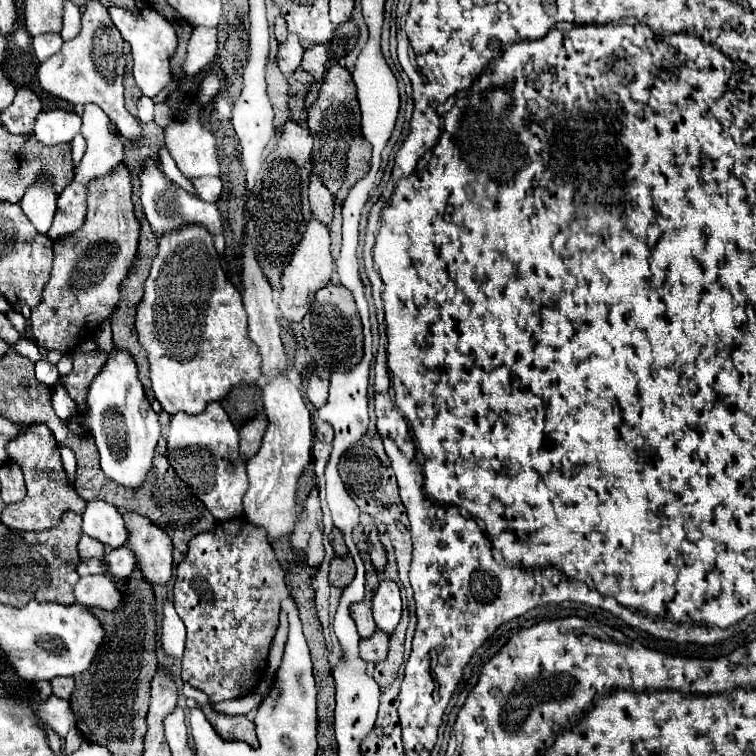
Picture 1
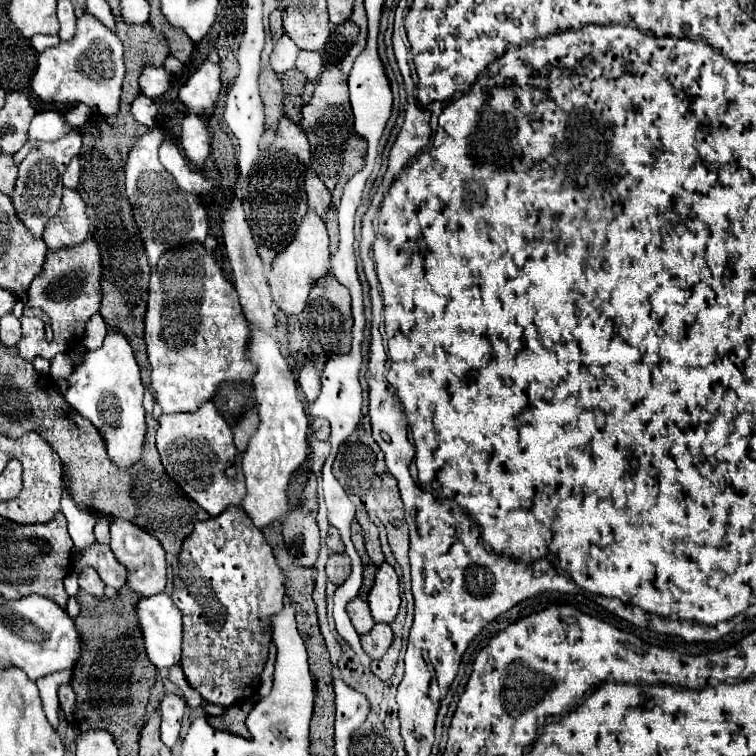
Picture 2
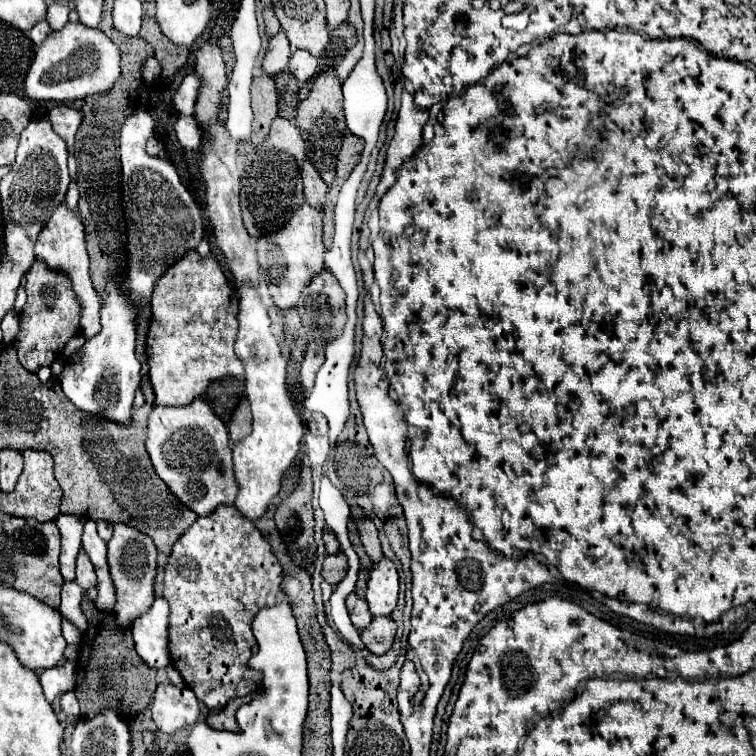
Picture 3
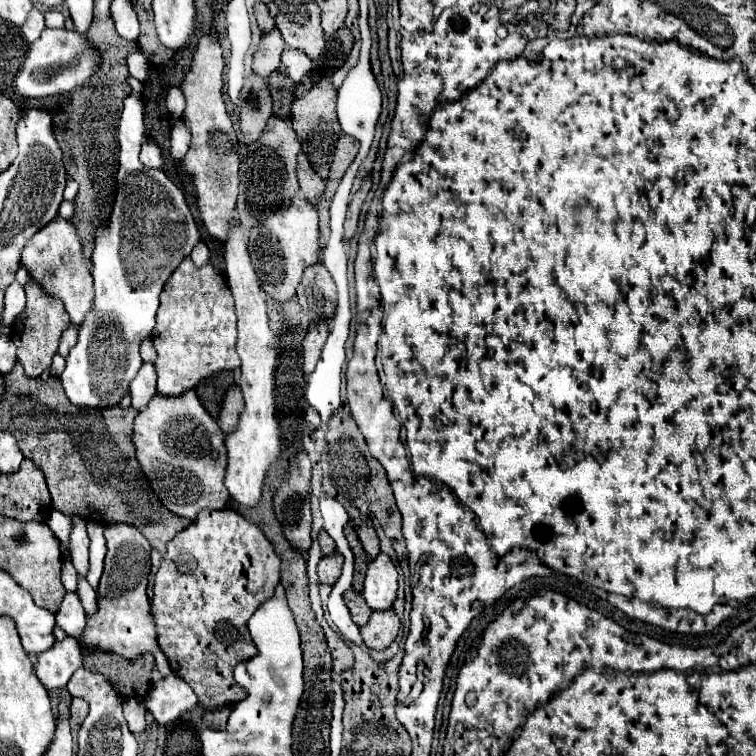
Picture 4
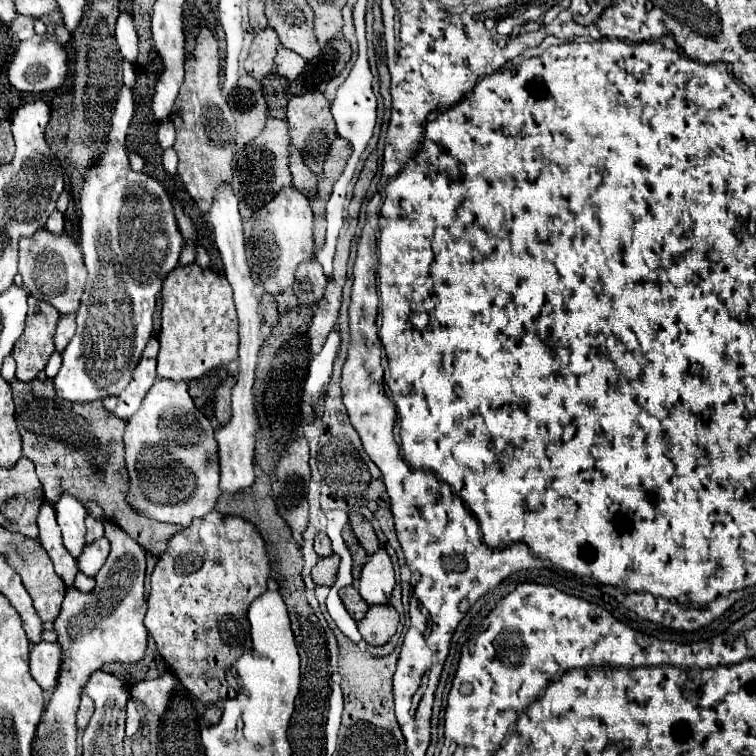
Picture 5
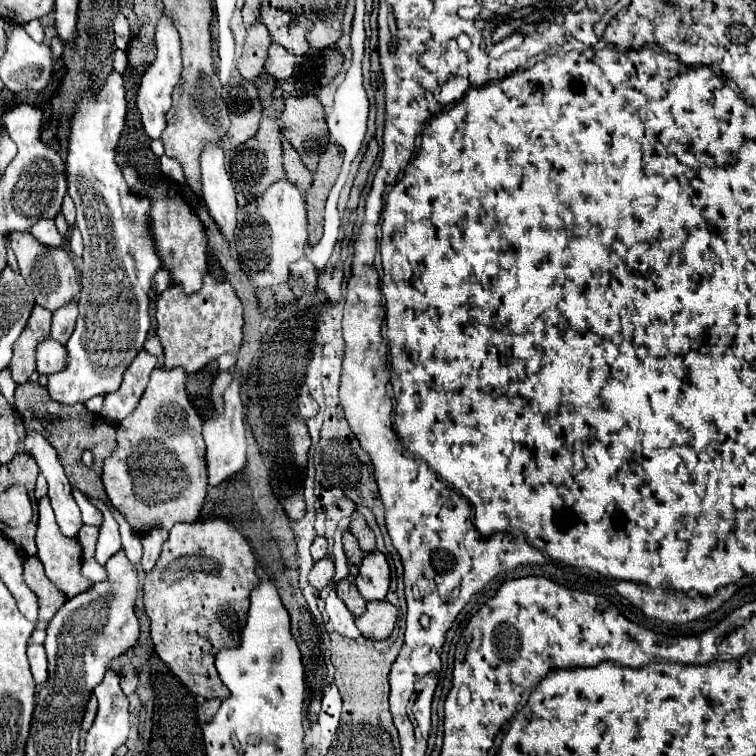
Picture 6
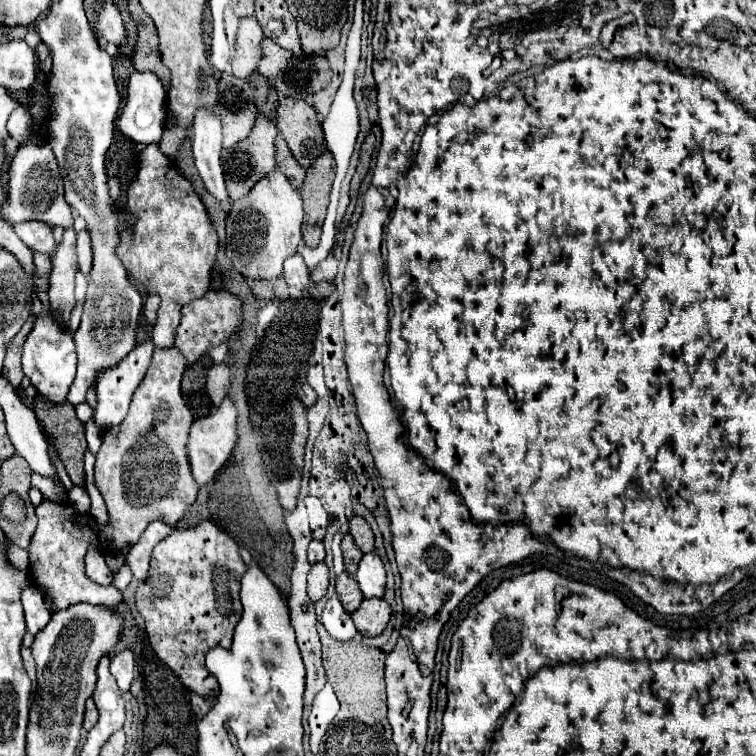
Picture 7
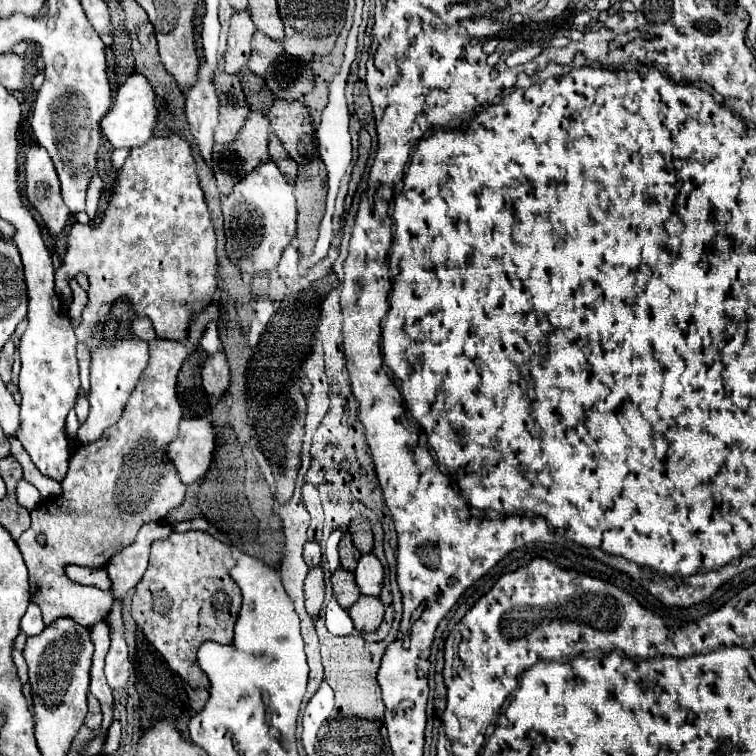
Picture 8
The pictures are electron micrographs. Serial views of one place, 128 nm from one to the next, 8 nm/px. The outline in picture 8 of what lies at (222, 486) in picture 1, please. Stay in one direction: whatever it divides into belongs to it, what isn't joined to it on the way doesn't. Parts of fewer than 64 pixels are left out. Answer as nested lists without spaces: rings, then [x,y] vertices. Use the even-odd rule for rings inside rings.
[[[160,338],[152,340],[150,362],[142,372],[140,382],[132,392],[122,418],[114,426],[106,428],[100,440],[78,448],[78,452],[70,460],[68,474],[62,480],[62,490],[64,490],[62,496],[30,512],[32,526],[18,538],[18,546],[30,572],[30,596],[32,596],[30,600],[42,608],[46,626],[60,616],[70,616],[82,626],[94,626],[98,620],[104,620],[113,604],[113,595],[110,590],[100,590],[72,582],[66,576],[64,568],[68,564],[106,566],[106,562],[110,560],[110,556],[114,556],[114,552],[120,552],[122,548],[130,546],[136,540],[138,528],[144,522],[150,522],[150,520],[160,522],[164,520],[168,510],[178,508],[182,504],[186,486],[182,484],[182,480],[178,480],[178,470],[174,468],[174,464],[170,464],[170,458],[166,456],[166,444],[170,444],[170,440],[178,436],[178,424],[184,416],[176,396],[176,376],[186,356],[188,356],[186,346],[182,342],[160,340]],[[40,534],[46,536],[46,544],[40,544],[36,540]]]

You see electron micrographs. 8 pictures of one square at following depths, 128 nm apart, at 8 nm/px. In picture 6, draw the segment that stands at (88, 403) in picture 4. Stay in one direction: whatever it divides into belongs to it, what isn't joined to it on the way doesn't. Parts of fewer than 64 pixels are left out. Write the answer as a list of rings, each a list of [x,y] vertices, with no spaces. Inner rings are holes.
[[[118,72],[108,76],[106,84],[100,90],[86,92],[82,102],[76,108],[70,126],[70,146],[68,146],[68,194],[76,204],[76,224],[84,238],[84,266],[82,266],[82,292],[78,296],[80,316],[76,330],[70,336],[66,350],[66,368],[48,378],[50,398],[62,404],[84,404],[86,400],[98,394],[110,394],[122,384],[122,376],[130,366],[130,360],[138,356],[146,342],[150,330],[150,292],[154,286],[154,276],[162,268],[162,258],[156,252],[152,228],[150,228],[150,198],[138,196],[128,188],[122,168],[116,164],[116,146],[120,132],[126,124],[126,98],[124,98],[124,80]]]

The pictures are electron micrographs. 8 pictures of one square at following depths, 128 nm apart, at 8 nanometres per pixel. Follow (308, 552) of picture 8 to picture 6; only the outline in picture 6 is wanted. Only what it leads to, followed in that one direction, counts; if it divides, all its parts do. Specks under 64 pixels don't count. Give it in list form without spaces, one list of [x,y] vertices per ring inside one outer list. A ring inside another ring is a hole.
[[[316,536],[316,540],[314,540],[314,544],[312,544],[312,556],[314,556],[314,560],[320,560],[320,558],[324,558],[328,552],[326,552],[326,548],[328,548],[328,542],[326,542],[326,538],[324,536]]]

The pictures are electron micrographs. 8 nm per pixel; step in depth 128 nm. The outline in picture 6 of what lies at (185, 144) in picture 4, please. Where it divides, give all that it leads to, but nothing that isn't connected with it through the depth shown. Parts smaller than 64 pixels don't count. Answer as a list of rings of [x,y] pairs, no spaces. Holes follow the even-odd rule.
[[[162,156],[160,158],[160,164],[162,164],[162,172],[168,176],[168,178],[172,178],[172,180],[176,180],[176,182],[184,182],[184,178],[182,178],[182,168],[180,168],[180,164],[174,160],[174,158],[170,158],[170,156]]]

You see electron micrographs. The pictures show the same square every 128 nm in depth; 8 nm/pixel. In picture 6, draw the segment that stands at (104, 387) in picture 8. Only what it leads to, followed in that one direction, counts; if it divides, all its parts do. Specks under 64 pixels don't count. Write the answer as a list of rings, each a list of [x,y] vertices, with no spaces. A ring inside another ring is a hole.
[[[142,350],[126,370],[120,390],[106,396],[100,414],[112,424],[118,424],[126,416],[130,416],[130,412],[134,412],[134,408],[138,406],[138,400],[142,398],[148,378],[156,366],[158,366],[158,358]]]

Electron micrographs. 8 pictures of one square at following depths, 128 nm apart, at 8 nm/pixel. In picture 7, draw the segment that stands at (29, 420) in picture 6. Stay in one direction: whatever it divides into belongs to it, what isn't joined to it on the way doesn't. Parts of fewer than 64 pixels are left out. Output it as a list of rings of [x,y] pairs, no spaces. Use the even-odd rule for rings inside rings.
[[[34,396],[30,400],[32,410],[42,426],[42,430],[46,432],[46,436],[50,438],[50,442],[54,444],[54,448],[58,448],[58,456],[62,456],[62,464],[66,468],[66,474],[70,476],[70,480],[74,482],[74,486],[84,486],[86,484],[86,472],[84,472],[84,454],[86,454],[86,430],[84,424],[76,418],[76,410],[72,404],[62,402],[62,404],[50,404],[44,396]]]

